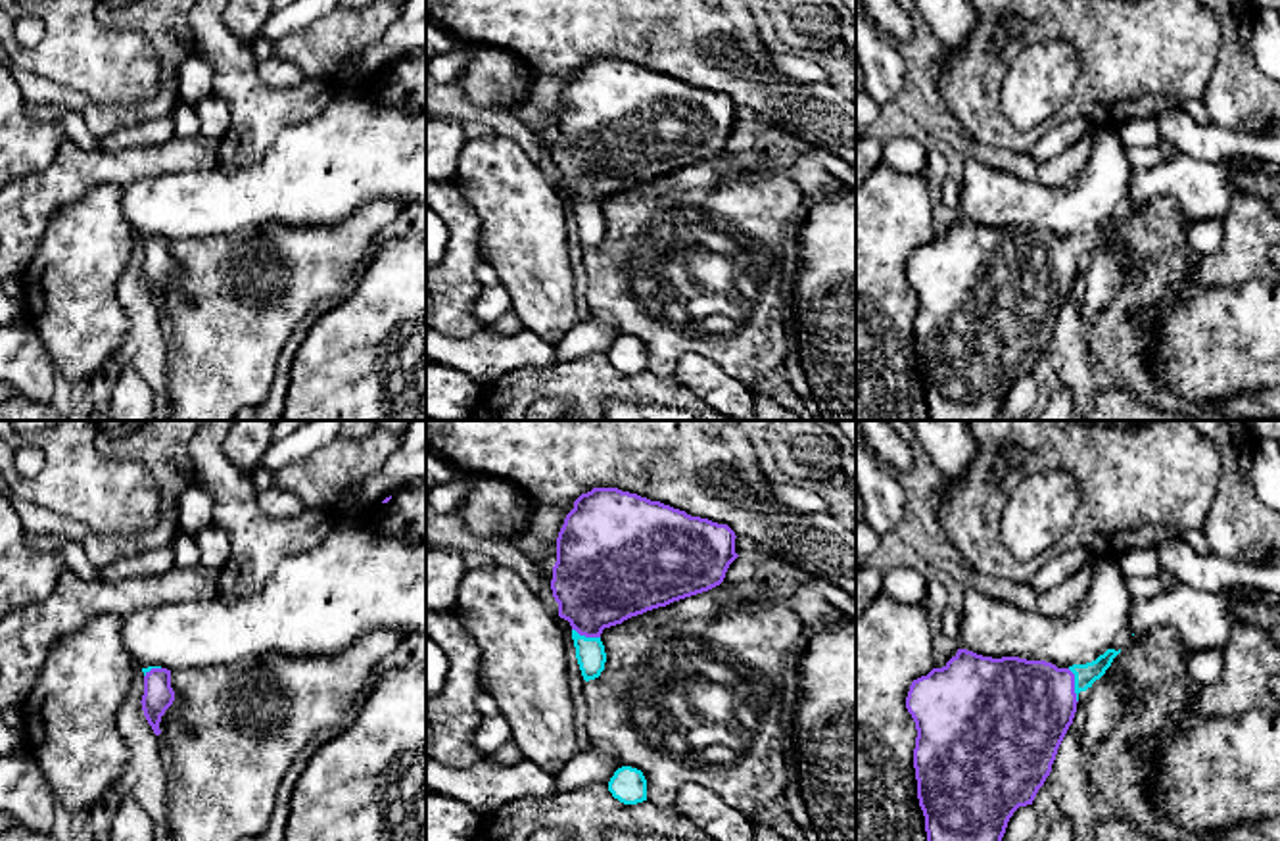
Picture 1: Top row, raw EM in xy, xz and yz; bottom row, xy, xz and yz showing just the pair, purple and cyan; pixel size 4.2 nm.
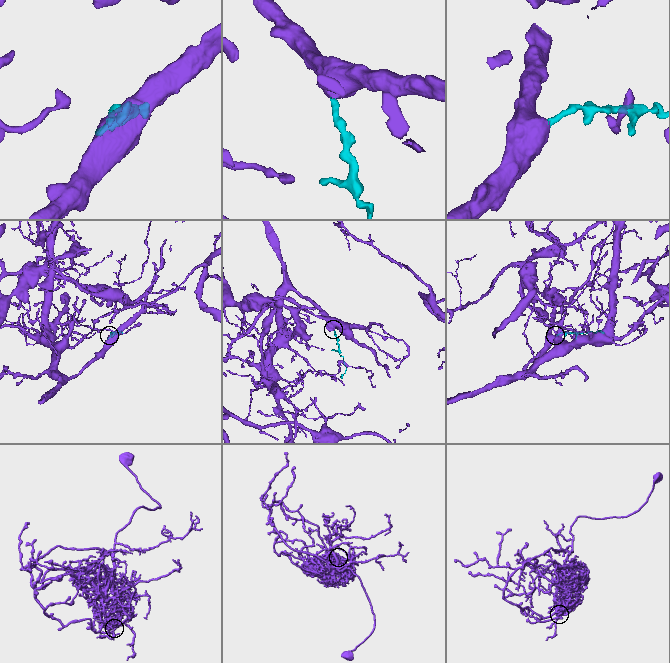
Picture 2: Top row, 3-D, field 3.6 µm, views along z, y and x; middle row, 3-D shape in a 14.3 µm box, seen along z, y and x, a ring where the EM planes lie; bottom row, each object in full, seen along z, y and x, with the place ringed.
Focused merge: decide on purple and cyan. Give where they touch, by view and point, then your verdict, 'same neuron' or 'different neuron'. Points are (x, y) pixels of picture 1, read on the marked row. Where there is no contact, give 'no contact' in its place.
meets purple in yz at (1073, 686); same neuron

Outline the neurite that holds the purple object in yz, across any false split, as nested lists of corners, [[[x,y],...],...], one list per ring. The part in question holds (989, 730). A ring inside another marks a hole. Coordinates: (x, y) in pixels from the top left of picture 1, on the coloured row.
[[[967,649],[912,682],[906,709],[917,730],[913,768],[927,841],[1002,841],[1019,806],[1032,805],[1073,724],[1079,693],[1121,653],[1057,668],[1046,661],[983,657]]]

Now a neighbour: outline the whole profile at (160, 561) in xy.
[[[173,543],[129,559],[115,561],[100,570],[100,578],[121,582],[140,576],[163,576],[175,566]]]

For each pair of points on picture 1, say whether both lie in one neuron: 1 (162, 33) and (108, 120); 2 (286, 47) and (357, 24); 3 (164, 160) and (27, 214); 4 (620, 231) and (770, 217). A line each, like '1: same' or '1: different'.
1: same
2: same
3: same
4: same

